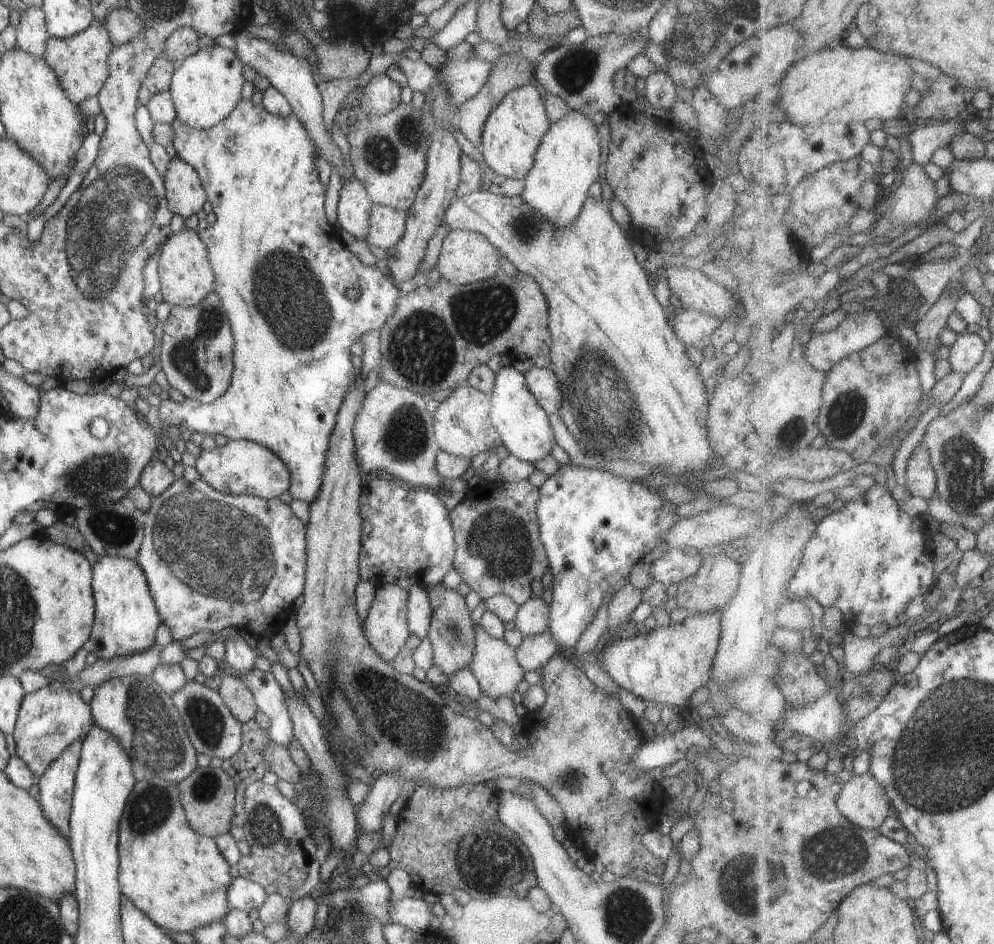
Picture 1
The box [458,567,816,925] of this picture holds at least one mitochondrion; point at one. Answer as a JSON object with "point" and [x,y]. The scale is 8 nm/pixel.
{"point":[771,876]}

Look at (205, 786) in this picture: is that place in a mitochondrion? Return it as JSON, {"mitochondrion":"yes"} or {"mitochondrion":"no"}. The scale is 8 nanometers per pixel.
{"mitochondrion":"yes"}

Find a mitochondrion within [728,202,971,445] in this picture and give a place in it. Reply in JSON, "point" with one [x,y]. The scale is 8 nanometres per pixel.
{"point":[848,411]}

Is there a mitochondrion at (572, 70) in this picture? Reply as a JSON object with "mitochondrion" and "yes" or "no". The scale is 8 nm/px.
{"mitochondrion":"yes"}

